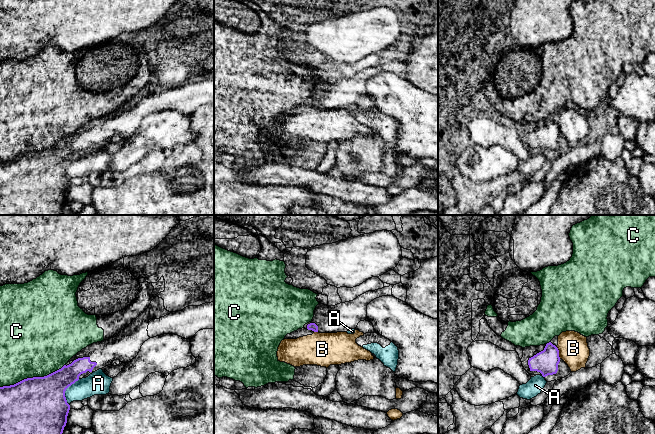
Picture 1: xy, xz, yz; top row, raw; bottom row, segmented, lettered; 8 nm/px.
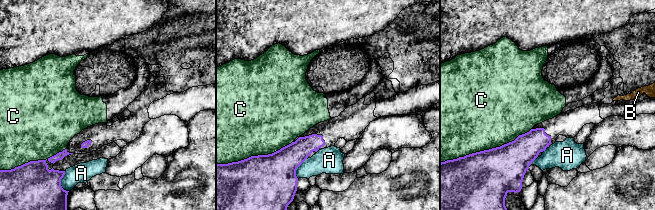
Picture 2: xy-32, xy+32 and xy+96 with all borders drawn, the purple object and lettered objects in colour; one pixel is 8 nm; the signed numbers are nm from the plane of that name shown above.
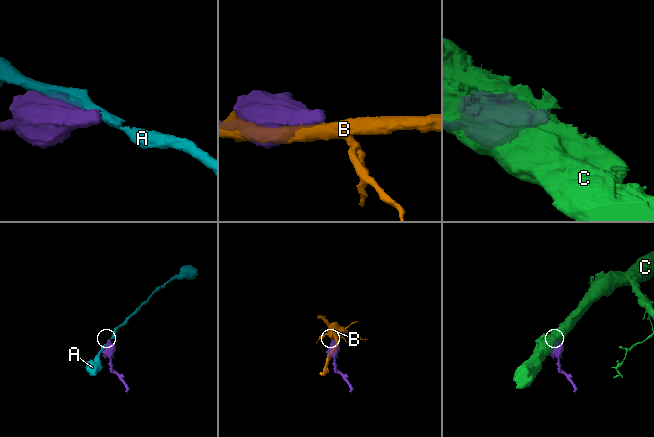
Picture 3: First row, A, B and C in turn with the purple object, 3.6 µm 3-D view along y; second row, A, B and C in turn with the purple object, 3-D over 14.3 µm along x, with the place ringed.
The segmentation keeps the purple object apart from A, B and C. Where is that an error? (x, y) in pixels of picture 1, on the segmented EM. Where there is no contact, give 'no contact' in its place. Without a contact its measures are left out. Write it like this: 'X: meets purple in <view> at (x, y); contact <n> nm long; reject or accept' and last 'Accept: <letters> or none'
A: meets purple in xy at (65, 390); contact 220 nm long; reject
B: meets purple in yz at (558, 353); contact 100 nm long; reject
C: meets purple in xy at (33, 377); contact 550 nm long; reject
Accept: none

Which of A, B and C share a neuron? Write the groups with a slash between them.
A / B / C

